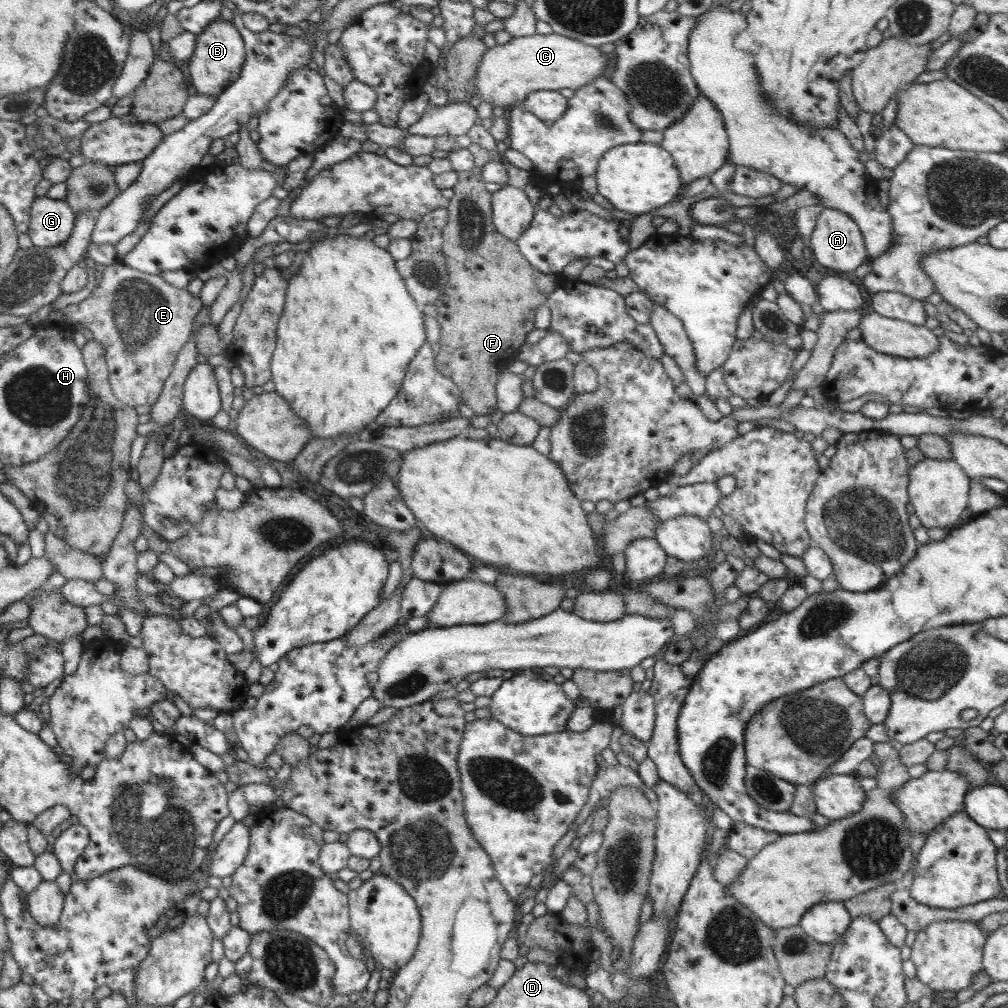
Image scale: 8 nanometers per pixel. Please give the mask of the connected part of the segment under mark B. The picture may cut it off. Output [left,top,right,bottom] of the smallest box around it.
[188,18,246,97]

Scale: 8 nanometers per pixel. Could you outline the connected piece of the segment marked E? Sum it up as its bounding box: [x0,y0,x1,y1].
[62,260,204,407]

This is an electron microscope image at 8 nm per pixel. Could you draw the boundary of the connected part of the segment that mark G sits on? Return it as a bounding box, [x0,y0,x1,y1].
[27,195,75,249]

